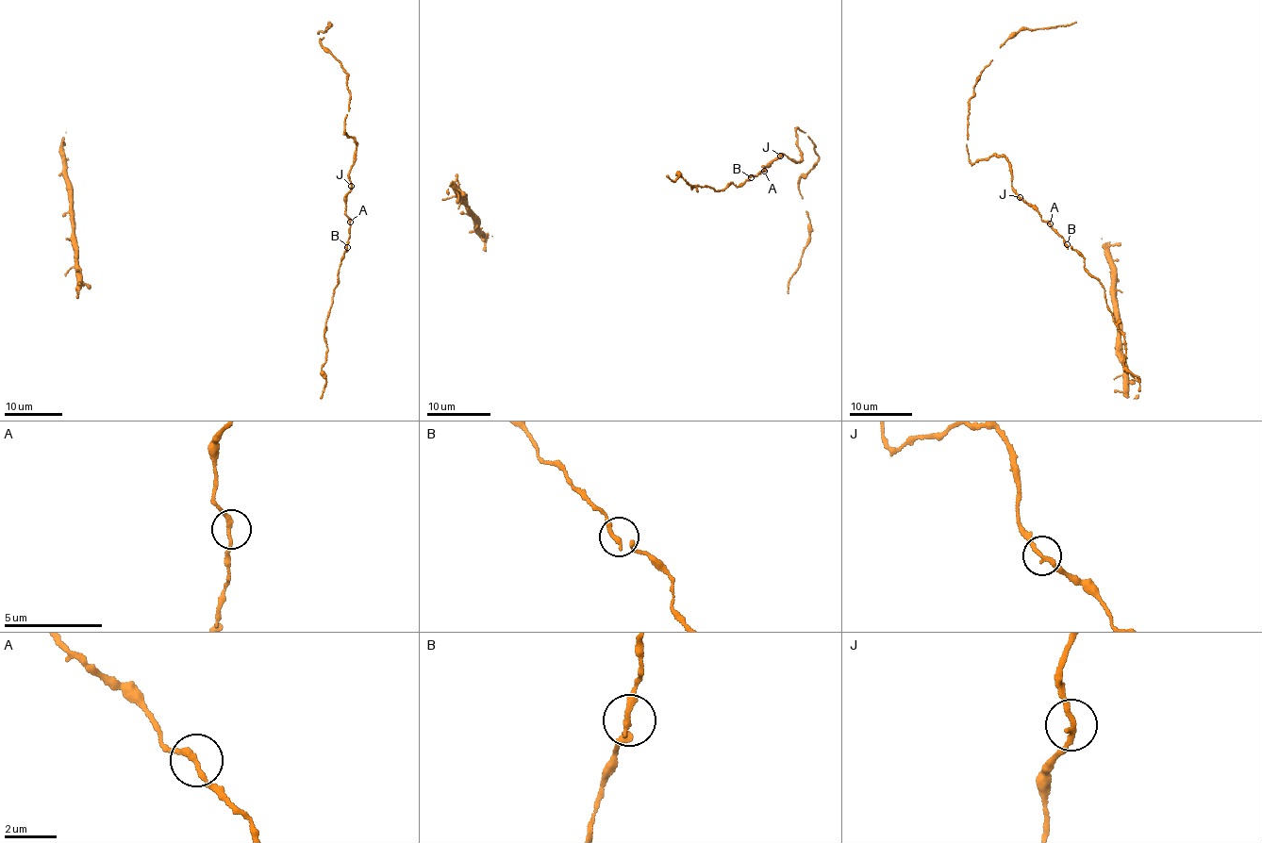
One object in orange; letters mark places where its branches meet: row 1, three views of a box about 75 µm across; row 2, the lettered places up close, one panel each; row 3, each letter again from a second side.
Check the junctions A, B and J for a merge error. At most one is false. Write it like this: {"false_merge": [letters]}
{"false_merge": []}

